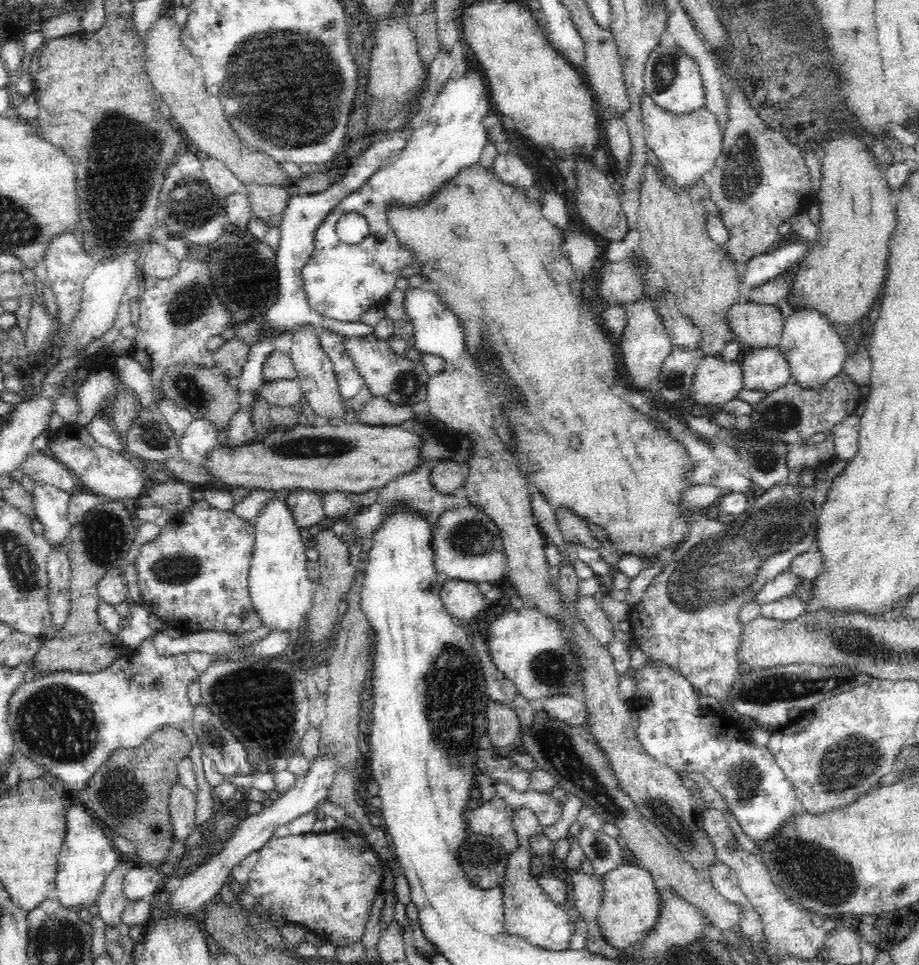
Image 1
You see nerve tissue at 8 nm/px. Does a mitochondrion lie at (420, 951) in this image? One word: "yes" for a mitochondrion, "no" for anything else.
yes

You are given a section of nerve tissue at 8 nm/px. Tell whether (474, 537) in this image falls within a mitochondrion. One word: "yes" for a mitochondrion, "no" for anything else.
yes

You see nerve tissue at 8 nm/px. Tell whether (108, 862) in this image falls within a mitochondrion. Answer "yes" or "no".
no

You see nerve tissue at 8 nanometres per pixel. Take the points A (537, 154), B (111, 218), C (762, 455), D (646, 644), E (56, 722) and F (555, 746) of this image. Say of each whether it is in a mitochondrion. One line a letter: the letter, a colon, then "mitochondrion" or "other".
A: other
B: mitochondrion
C: mitochondrion
D: other
E: mitochondrion
F: mitochondrion

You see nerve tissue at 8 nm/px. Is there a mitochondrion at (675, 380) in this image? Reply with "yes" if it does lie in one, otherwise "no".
yes

